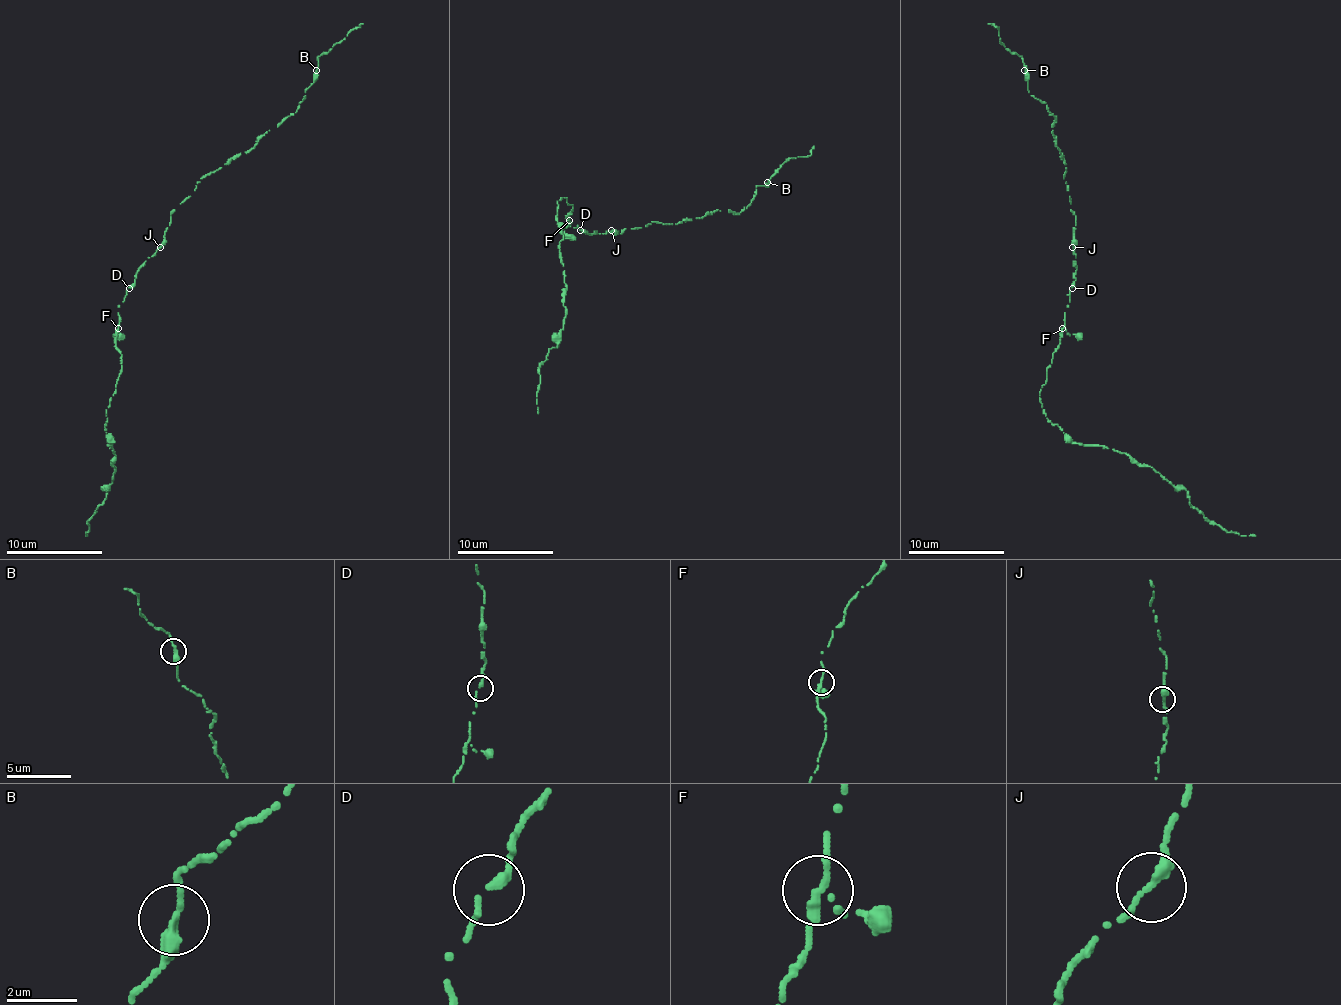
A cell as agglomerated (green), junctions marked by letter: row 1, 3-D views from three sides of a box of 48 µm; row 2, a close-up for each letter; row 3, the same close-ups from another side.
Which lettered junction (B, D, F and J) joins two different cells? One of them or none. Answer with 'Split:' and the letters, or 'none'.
Split: none

